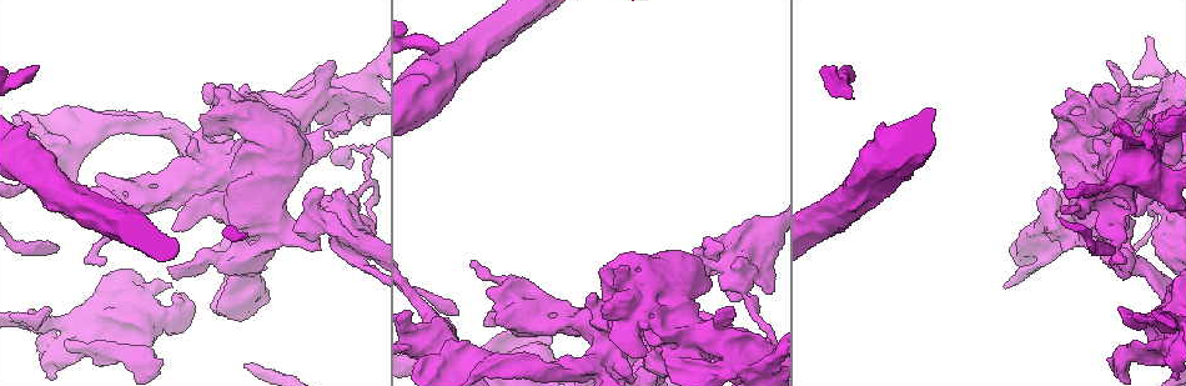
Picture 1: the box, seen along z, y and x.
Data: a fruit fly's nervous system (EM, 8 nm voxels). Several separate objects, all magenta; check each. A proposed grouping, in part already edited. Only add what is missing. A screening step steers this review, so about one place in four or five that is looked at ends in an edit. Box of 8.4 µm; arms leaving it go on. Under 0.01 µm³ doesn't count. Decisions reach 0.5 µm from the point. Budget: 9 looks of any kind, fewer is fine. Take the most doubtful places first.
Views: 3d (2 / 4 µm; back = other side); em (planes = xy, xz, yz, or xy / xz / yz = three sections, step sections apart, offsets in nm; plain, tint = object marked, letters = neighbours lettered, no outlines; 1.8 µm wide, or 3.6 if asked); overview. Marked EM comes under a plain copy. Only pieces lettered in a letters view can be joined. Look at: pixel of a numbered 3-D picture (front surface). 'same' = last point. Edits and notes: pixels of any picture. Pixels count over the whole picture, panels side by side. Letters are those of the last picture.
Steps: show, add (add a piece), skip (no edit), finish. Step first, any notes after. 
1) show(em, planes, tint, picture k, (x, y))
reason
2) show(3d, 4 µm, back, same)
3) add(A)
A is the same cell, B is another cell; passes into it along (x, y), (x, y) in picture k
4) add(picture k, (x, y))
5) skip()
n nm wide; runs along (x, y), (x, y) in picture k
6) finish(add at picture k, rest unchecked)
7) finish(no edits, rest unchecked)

show(3d, 4 µm, picture 1, (1112, 245))
tapers out

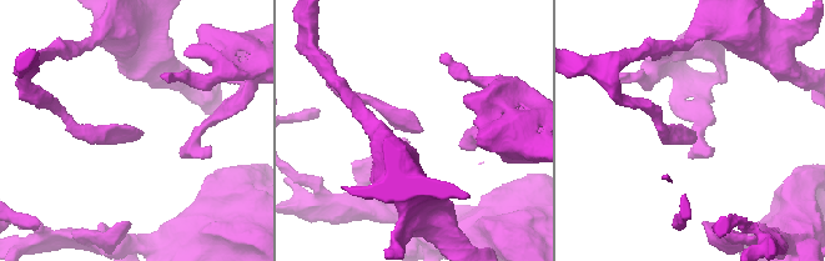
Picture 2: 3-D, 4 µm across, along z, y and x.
show(em, yz, step 8, tint, picture 2, (418, 130))

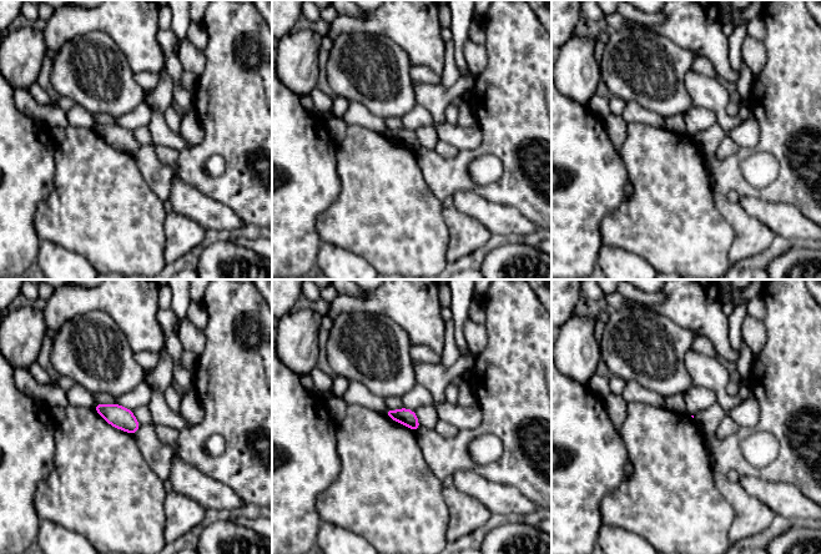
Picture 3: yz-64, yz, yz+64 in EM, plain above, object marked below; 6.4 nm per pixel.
show(em, yz, step 8, letters, same)

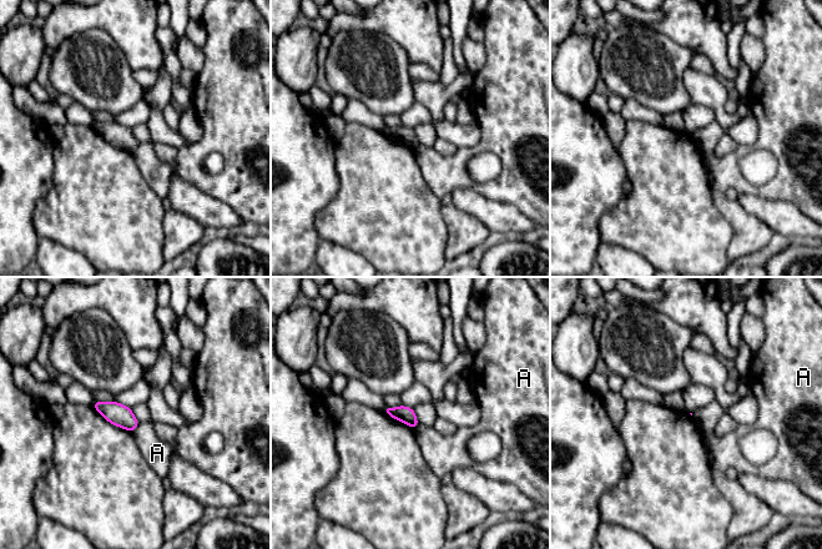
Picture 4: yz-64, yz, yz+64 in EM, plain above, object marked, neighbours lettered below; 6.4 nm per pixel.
skip()
A is another cell; border along (140, 423), (131, 432) in picture 4; no lettered piece goes on from it

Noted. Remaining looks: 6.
show(3d, 4 µm, picture 1, (752, 368))
abrupt turn

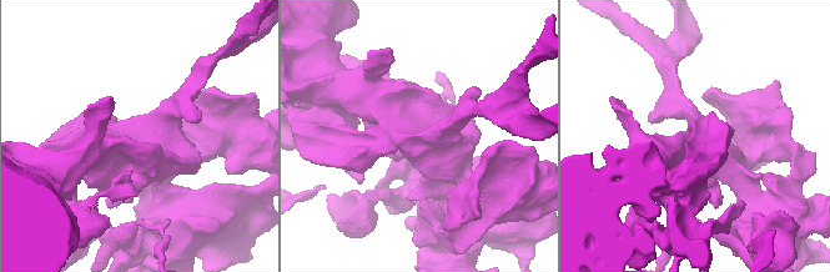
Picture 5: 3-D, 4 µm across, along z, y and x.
show(em, 3.6 µm, xy, step 8, tint, picture 5, (420, 137))

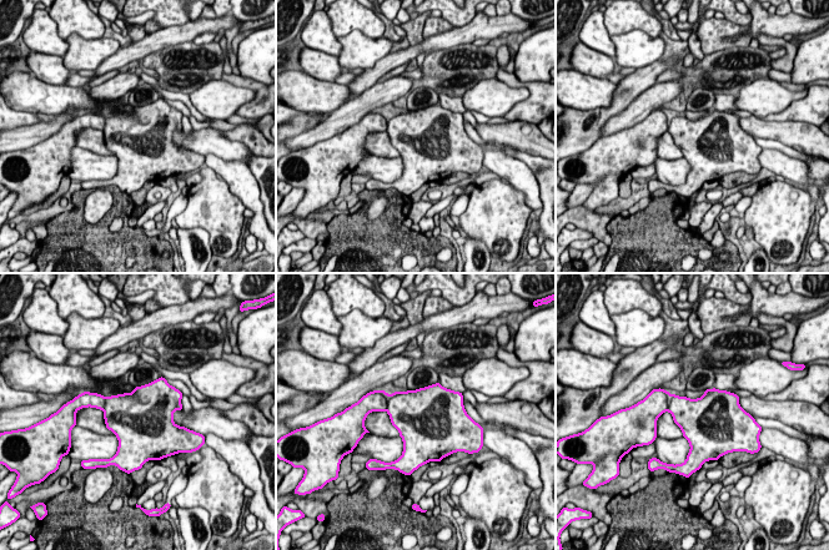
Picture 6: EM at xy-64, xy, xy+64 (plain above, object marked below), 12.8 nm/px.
show(em, 3.6 µm, xy, step 8, letters, same)
see the neighbours

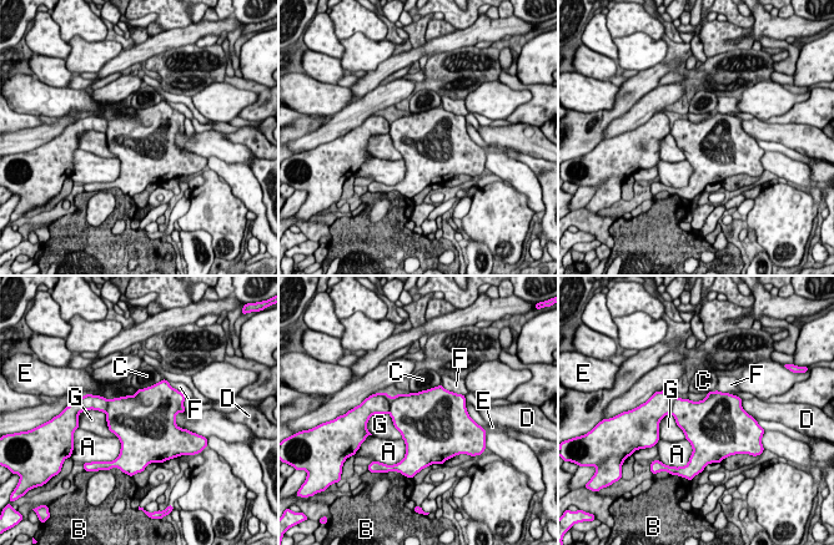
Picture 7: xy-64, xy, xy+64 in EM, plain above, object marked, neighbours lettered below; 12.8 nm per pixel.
skip()
E touches over 480 nm; A, B, C, D, E, F and G are other cells; none of them fits

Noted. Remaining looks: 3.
show(em, yz, step 8, tint, picture 1, (1166, 151))
small branch off a trunk

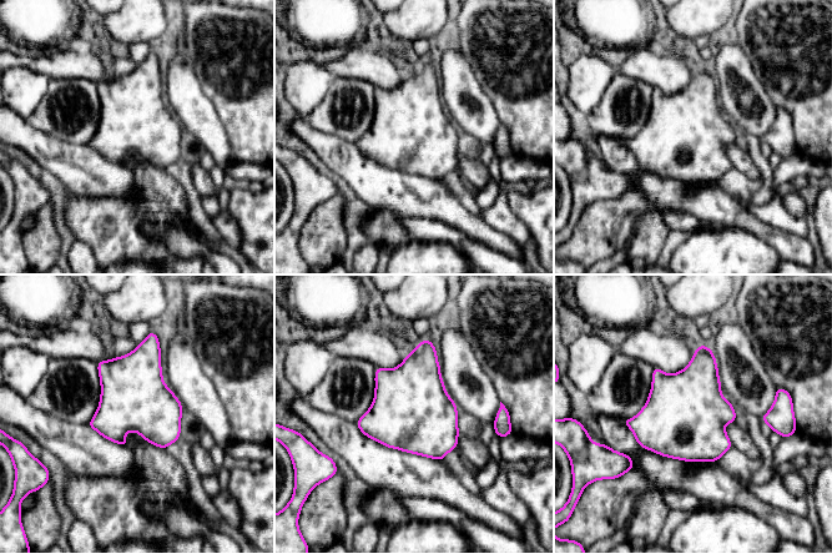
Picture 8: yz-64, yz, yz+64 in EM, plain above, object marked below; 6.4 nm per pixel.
show(em, planes, tint, same)

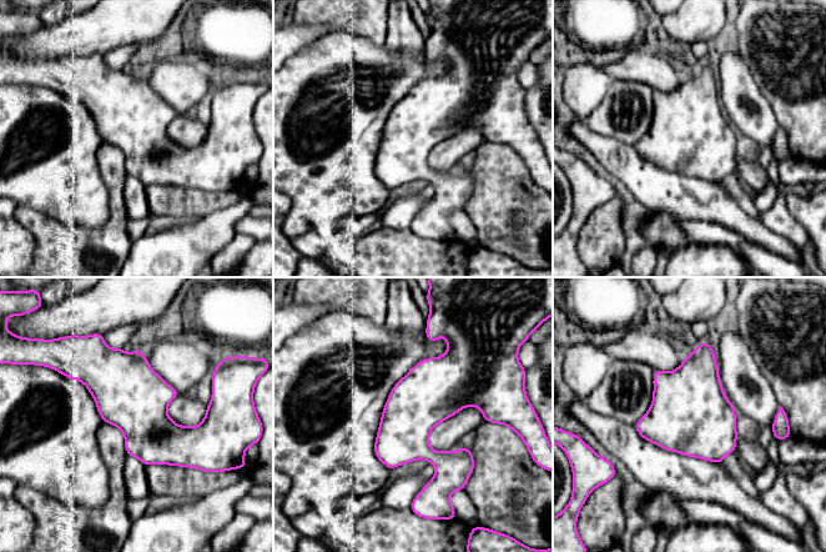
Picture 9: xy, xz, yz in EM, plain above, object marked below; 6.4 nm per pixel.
show(em, planes, letters, same)
what lies round it

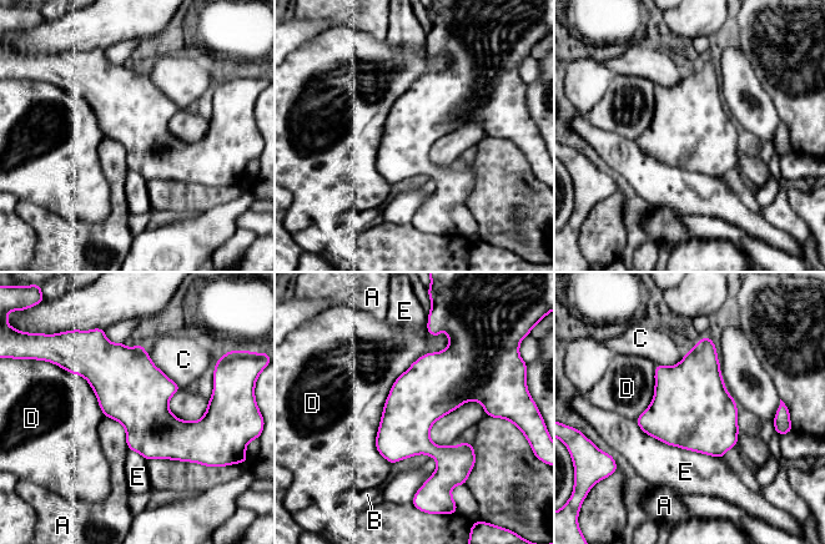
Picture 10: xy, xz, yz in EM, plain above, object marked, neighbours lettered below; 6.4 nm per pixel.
skip()
D touches over 900 nm; A, B, C, D and E are other cells; border along (105, 416), (124, 427), (129, 448) in picture 10; no lettered piece goes on from it

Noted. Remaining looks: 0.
finish(no edits, rest unchecked)

